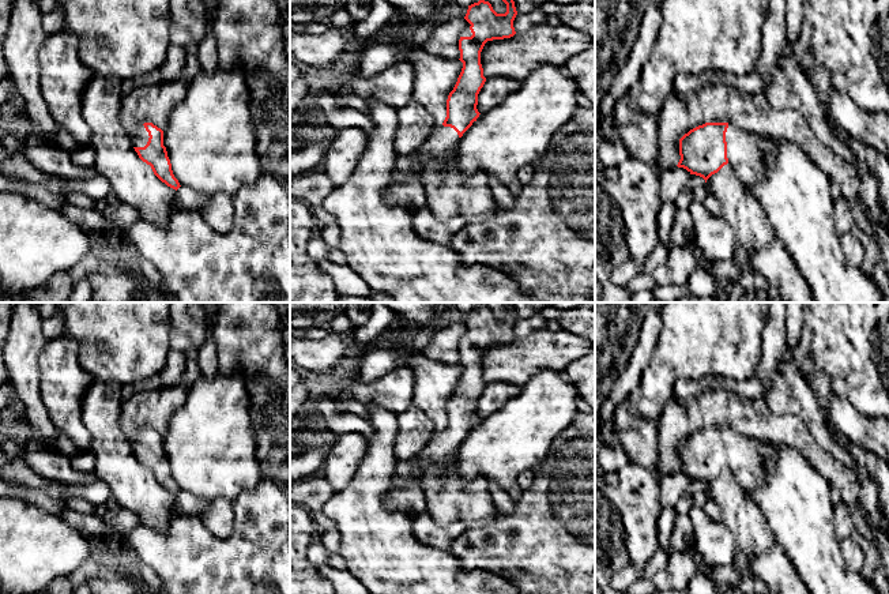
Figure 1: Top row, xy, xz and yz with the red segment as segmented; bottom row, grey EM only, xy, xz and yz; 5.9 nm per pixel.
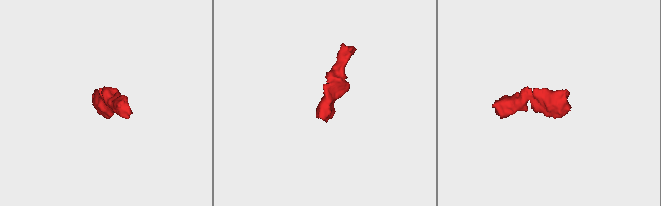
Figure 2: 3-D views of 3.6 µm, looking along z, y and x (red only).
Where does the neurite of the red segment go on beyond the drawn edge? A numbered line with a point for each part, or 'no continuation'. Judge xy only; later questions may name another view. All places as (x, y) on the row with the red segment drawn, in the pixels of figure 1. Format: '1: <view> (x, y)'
1: xy (140, 138)

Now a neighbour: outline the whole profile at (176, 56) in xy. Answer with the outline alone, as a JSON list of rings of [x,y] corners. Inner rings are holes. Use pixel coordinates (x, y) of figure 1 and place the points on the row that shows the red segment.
[[[170,46],[166,52],[166,59],[159,67],[165,82],[180,79],[181,72],[187,64],[187,49],[185,46]]]

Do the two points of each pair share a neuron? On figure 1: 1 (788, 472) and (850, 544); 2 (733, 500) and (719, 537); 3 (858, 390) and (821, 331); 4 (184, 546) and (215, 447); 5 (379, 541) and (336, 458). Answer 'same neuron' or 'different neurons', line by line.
1: different neurons
2: different neurons
3: same neuron
4: different neurons
5: different neurons

